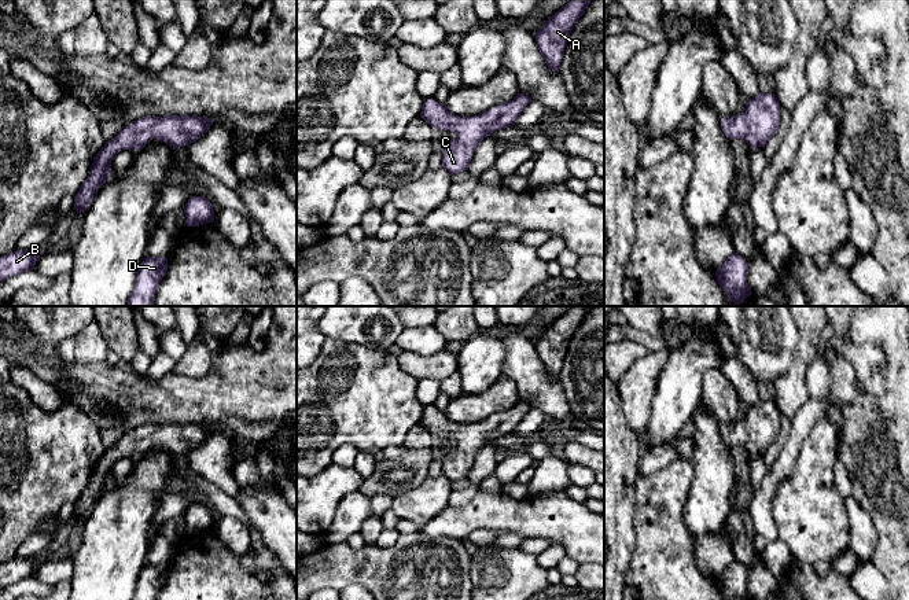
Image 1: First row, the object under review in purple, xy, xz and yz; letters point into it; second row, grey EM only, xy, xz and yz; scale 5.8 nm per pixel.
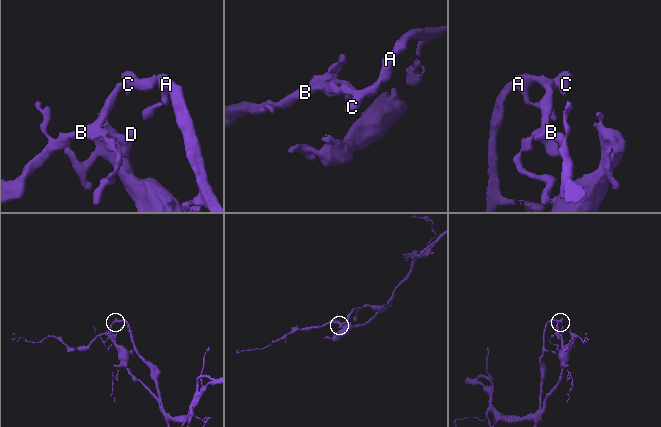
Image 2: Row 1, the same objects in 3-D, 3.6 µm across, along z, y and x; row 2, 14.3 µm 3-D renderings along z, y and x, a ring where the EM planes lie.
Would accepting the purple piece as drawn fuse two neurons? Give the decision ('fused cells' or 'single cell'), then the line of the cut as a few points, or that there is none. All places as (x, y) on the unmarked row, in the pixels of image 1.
single cell; no cut

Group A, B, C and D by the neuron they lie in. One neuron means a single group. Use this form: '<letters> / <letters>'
A B C D

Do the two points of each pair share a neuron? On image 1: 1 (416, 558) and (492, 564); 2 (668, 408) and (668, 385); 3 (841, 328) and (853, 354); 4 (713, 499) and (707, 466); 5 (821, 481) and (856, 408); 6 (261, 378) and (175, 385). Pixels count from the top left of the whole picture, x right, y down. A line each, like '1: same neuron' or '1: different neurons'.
1: different neurons
2: same neuron
3: same neuron
4: same neuron
5: different neurons
6: same neuron

